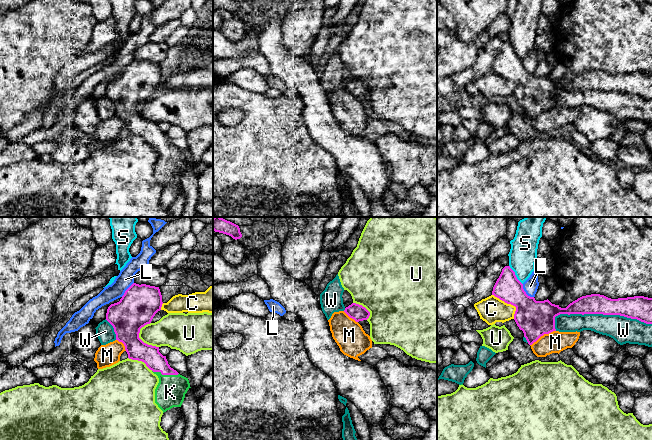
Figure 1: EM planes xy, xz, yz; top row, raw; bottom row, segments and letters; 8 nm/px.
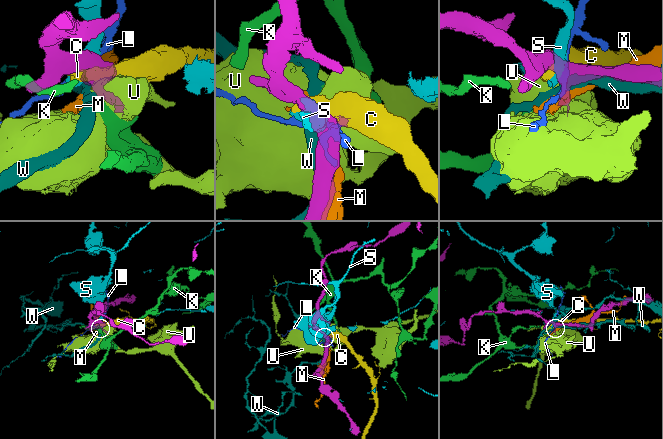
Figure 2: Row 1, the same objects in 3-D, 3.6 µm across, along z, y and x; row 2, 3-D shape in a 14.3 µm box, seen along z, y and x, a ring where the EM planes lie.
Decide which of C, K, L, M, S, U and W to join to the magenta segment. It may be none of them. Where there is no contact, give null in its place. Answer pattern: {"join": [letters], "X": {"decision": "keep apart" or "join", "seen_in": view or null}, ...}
{"join": ["K"], "C": {"decision": "keep apart", "seen_in": "yz"}, "K": {"decision": "join", "seen_in": "xy"}, "L": {"decision": "keep apart", "seen_in": "yz"}, "M": {"decision": "keep apart", "seen_in": "yz"}, "S": {"decision": "keep apart", "seen_in": "yz"}, "U": {"decision": "keep apart", "seen_in": "xy"}, "W": {"decision": "keep apart", "seen_in": "yz"}}

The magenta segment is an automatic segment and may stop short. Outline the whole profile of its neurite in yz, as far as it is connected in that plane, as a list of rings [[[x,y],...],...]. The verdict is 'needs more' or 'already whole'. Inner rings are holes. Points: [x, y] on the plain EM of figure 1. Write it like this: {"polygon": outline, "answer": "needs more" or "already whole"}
{"polygon": [[[505,42],[497,55],[492,71],[516,83],[514,96],[523,107],[529,121],[555,105],[555,93],[560,90],[620,91],[652,100],[652,74],[634,72],[611,75],[600,70],[578,74],[566,84],[552,80],[548,75],[536,77],[523,65],[510,42]]], "answer": "already whole"}

